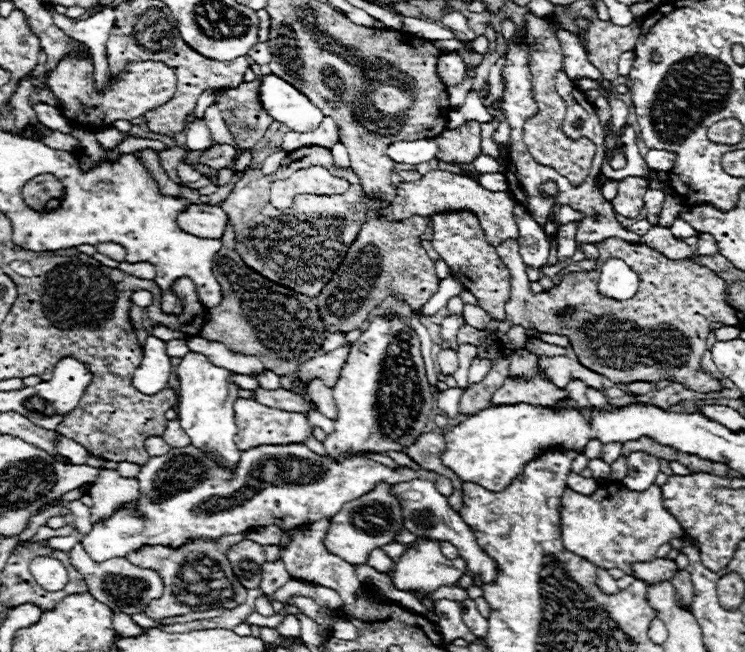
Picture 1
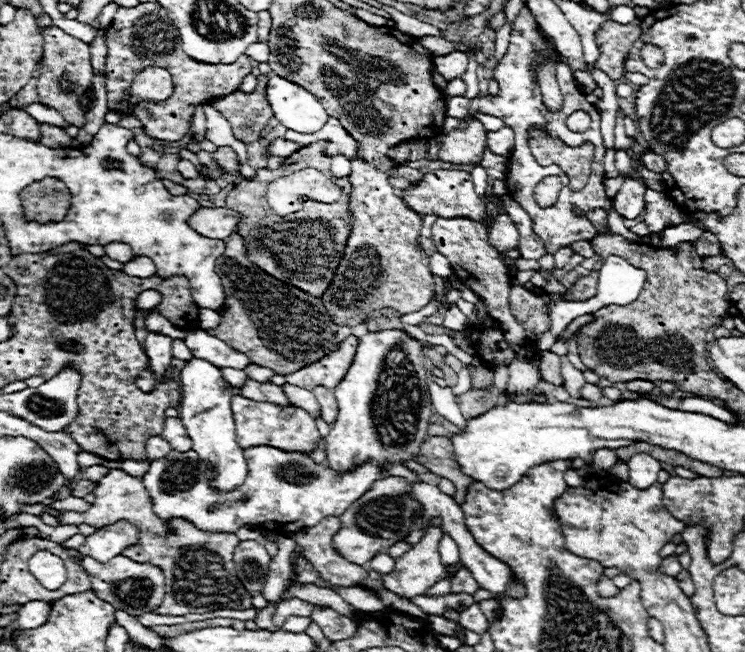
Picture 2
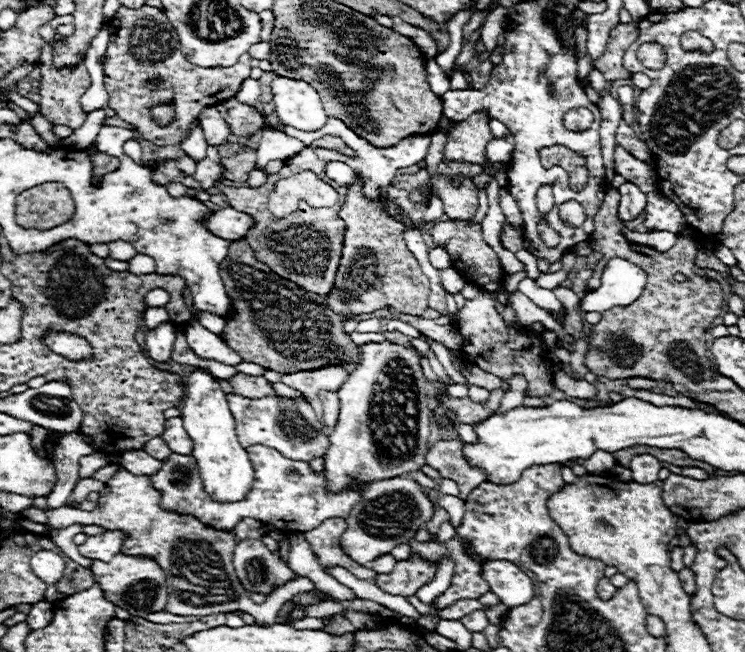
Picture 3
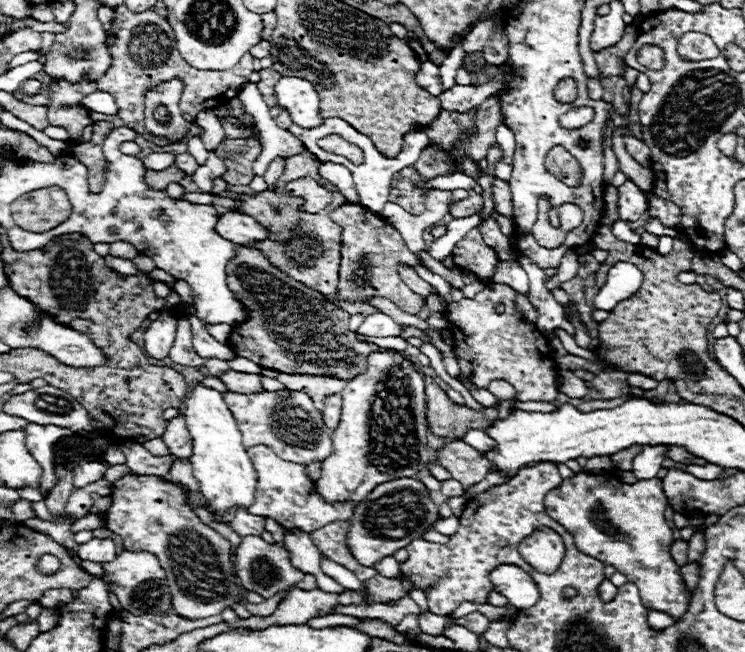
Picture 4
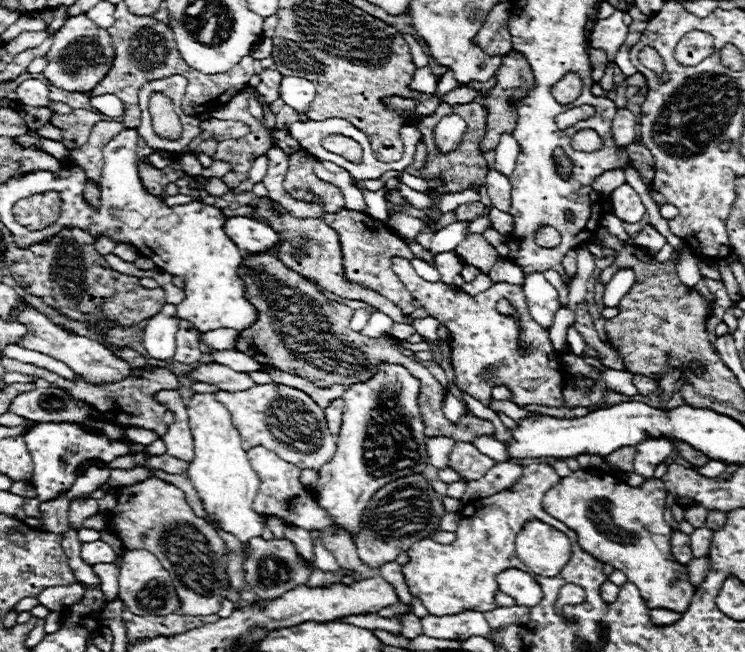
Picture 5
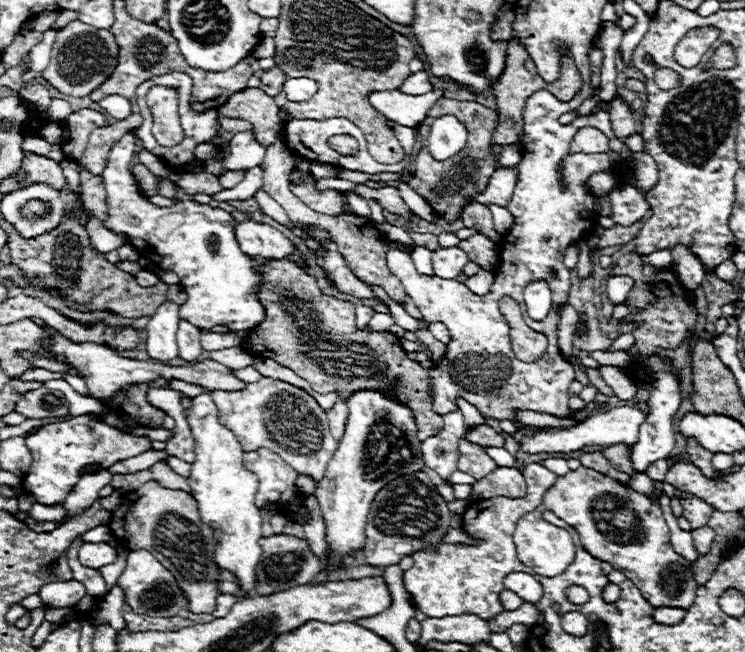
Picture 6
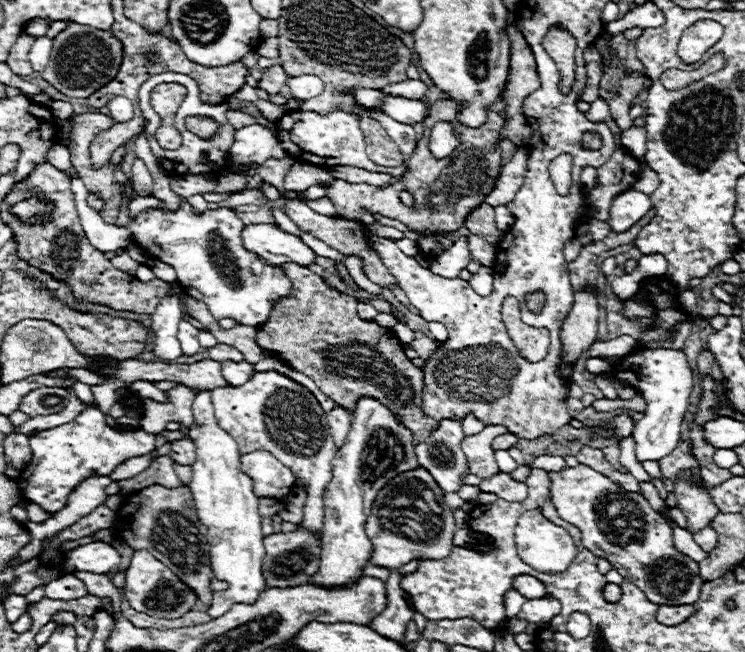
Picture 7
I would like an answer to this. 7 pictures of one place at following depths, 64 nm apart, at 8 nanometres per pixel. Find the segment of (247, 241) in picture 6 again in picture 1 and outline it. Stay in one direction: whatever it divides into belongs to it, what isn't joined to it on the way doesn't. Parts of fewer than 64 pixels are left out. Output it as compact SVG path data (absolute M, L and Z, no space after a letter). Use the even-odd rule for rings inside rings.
M192 204L188 210L176 216L176 224L188 234L196 234L198 238L220 238L224 226L228 222L228 214L220 206Z

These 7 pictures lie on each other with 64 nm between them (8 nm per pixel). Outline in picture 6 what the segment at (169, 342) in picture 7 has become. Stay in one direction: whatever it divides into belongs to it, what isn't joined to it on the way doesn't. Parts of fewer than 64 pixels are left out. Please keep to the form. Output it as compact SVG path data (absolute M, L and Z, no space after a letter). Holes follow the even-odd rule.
M164 302L158 306L156 314L146 326L146 352L150 358L168 362L178 356L176 330L178 330L178 304Z

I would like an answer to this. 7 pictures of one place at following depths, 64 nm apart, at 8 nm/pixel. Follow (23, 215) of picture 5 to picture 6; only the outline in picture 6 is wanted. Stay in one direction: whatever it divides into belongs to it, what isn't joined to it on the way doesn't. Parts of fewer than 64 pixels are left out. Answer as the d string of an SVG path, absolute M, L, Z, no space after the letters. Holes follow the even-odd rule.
M32 200L24 204L24 210L20 214L24 214L24 218L36 218L40 214L44 214L44 210L48 210L48 204L40 202L40 200Z

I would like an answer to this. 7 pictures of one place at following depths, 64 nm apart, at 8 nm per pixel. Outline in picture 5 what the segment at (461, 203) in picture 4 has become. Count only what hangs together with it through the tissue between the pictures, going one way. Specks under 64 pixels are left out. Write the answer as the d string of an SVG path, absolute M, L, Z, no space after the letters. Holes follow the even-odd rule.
M468 202L468 204L460 204L454 210L458 220L476 220L482 214L482 202Z

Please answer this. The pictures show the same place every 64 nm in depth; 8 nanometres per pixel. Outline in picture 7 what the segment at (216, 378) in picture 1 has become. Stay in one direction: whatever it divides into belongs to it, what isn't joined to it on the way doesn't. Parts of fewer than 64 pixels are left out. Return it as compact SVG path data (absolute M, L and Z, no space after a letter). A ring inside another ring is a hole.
M198 392L194 398L194 426L190 436L196 444L196 462L192 464L192 482L188 484L198 518L204 526L208 526L208 544L210 544L210 562L212 572L216 578L226 580L230 584L228 590L214 592L212 606L208 614L212 618L220 618L230 610L236 602L252 604L258 594L264 590L264 576L262 576L262 558L264 558L264 544L262 544L262 526L258 514L258 498L254 494L252 478L240 470L240 450L234 438L222 430L214 418L214 406L210 400L210 392Z

